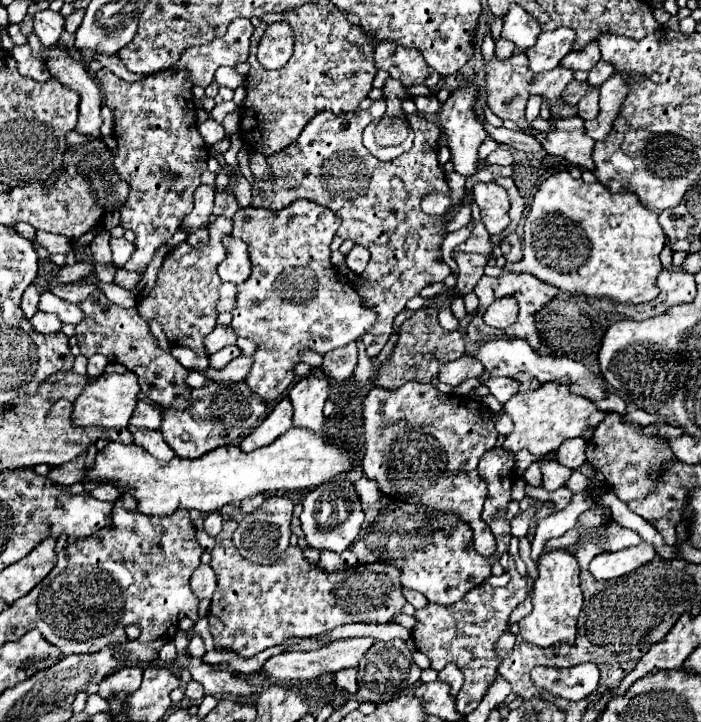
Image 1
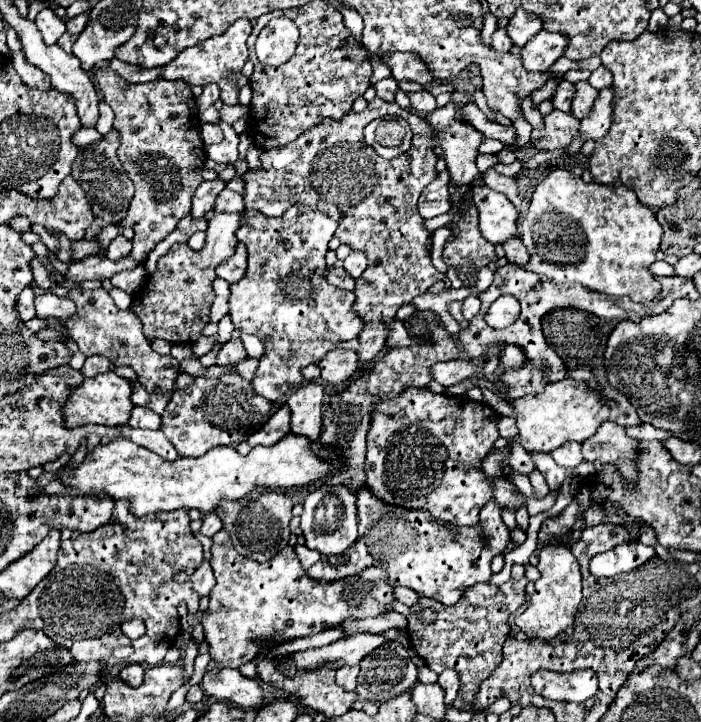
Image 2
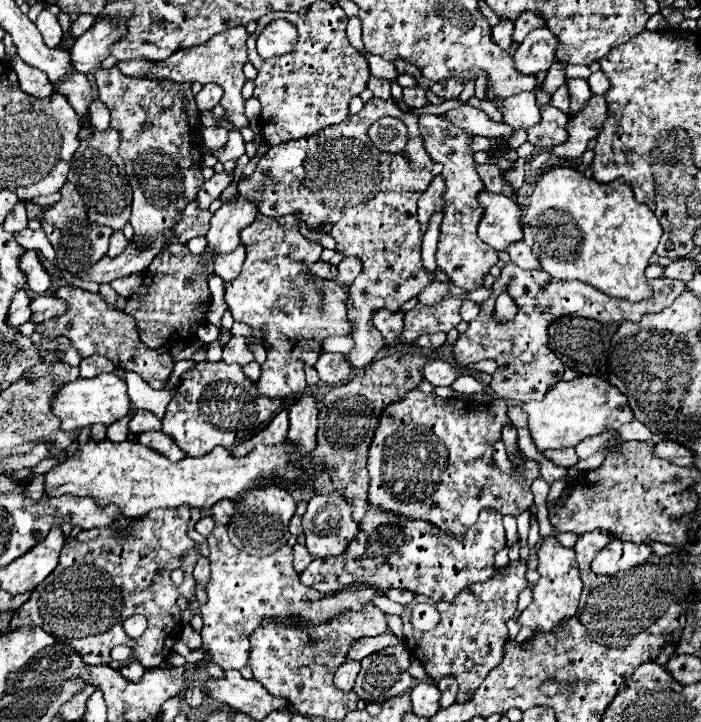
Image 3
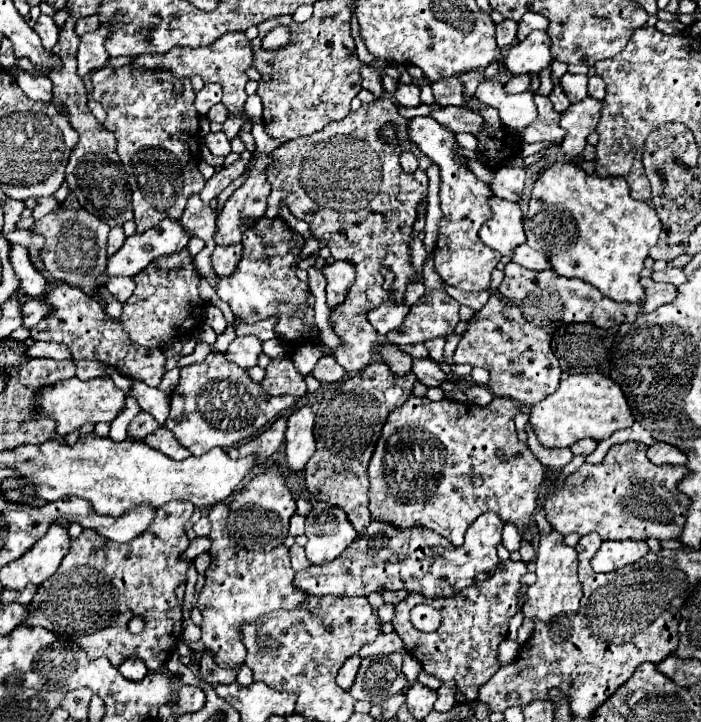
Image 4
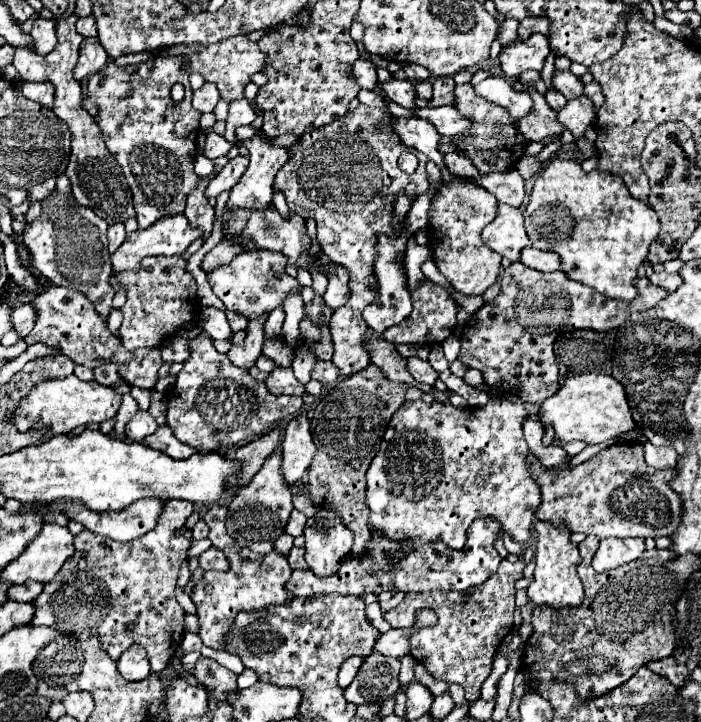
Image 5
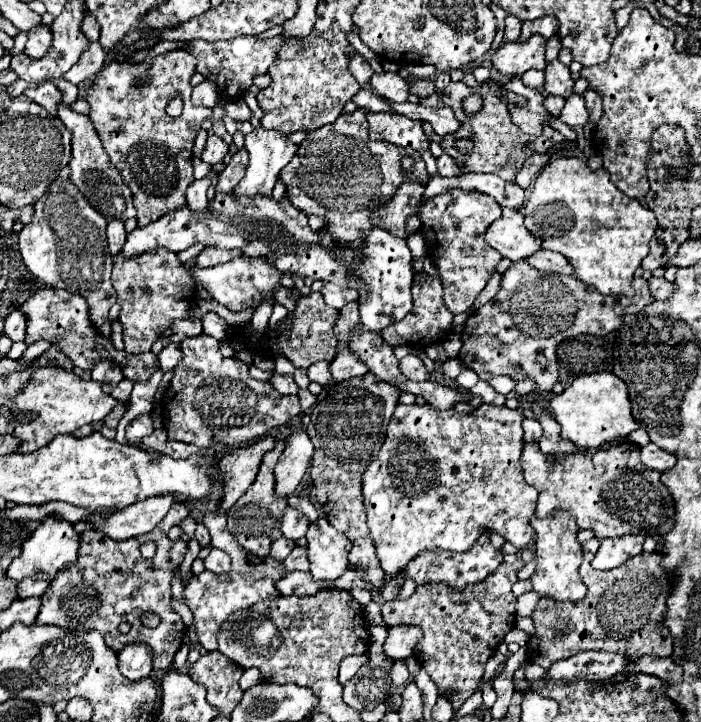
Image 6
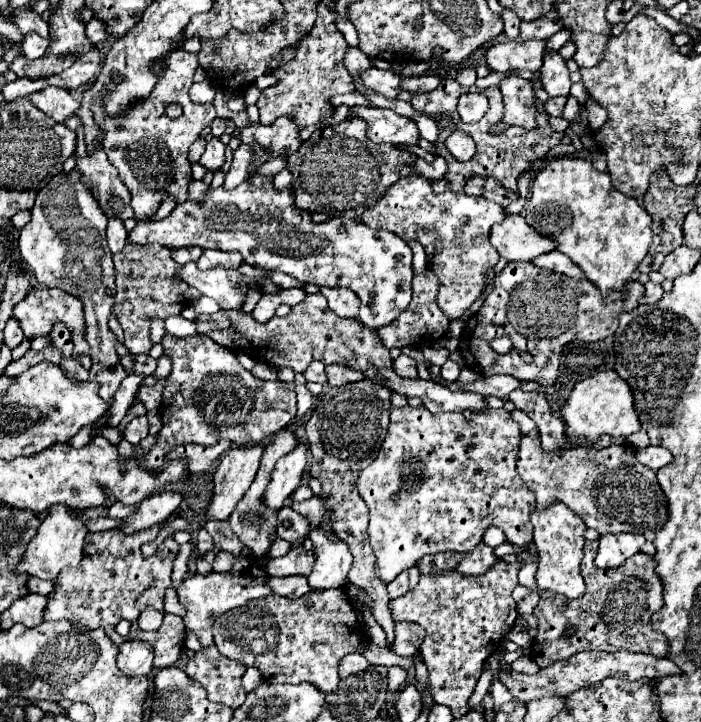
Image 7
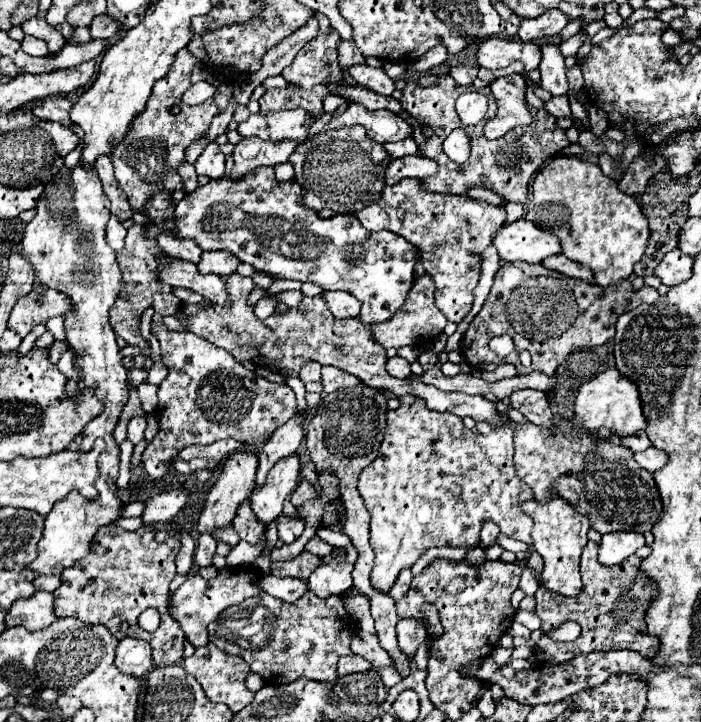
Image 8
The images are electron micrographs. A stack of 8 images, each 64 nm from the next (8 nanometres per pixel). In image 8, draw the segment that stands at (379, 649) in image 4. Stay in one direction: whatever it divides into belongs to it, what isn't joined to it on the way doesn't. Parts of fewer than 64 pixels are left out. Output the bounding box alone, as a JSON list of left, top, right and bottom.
[396,620,426,656]

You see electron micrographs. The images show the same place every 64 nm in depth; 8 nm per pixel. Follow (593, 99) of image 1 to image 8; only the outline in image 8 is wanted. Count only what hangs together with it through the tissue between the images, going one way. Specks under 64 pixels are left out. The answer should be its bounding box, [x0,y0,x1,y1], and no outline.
[540,44,568,96]

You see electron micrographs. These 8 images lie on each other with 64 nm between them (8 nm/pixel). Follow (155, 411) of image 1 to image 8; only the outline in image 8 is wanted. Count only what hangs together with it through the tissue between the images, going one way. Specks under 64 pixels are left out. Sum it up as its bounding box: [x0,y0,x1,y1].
[128,416,146,444]

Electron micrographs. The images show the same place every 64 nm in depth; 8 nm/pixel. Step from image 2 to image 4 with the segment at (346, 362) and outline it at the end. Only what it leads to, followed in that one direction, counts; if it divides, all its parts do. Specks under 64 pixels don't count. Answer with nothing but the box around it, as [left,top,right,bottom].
[312,356,346,382]

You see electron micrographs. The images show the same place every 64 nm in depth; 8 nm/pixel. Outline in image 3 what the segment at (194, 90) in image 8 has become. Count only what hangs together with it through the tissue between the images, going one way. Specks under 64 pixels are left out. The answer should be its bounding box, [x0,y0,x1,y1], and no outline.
[196,84,222,110]

